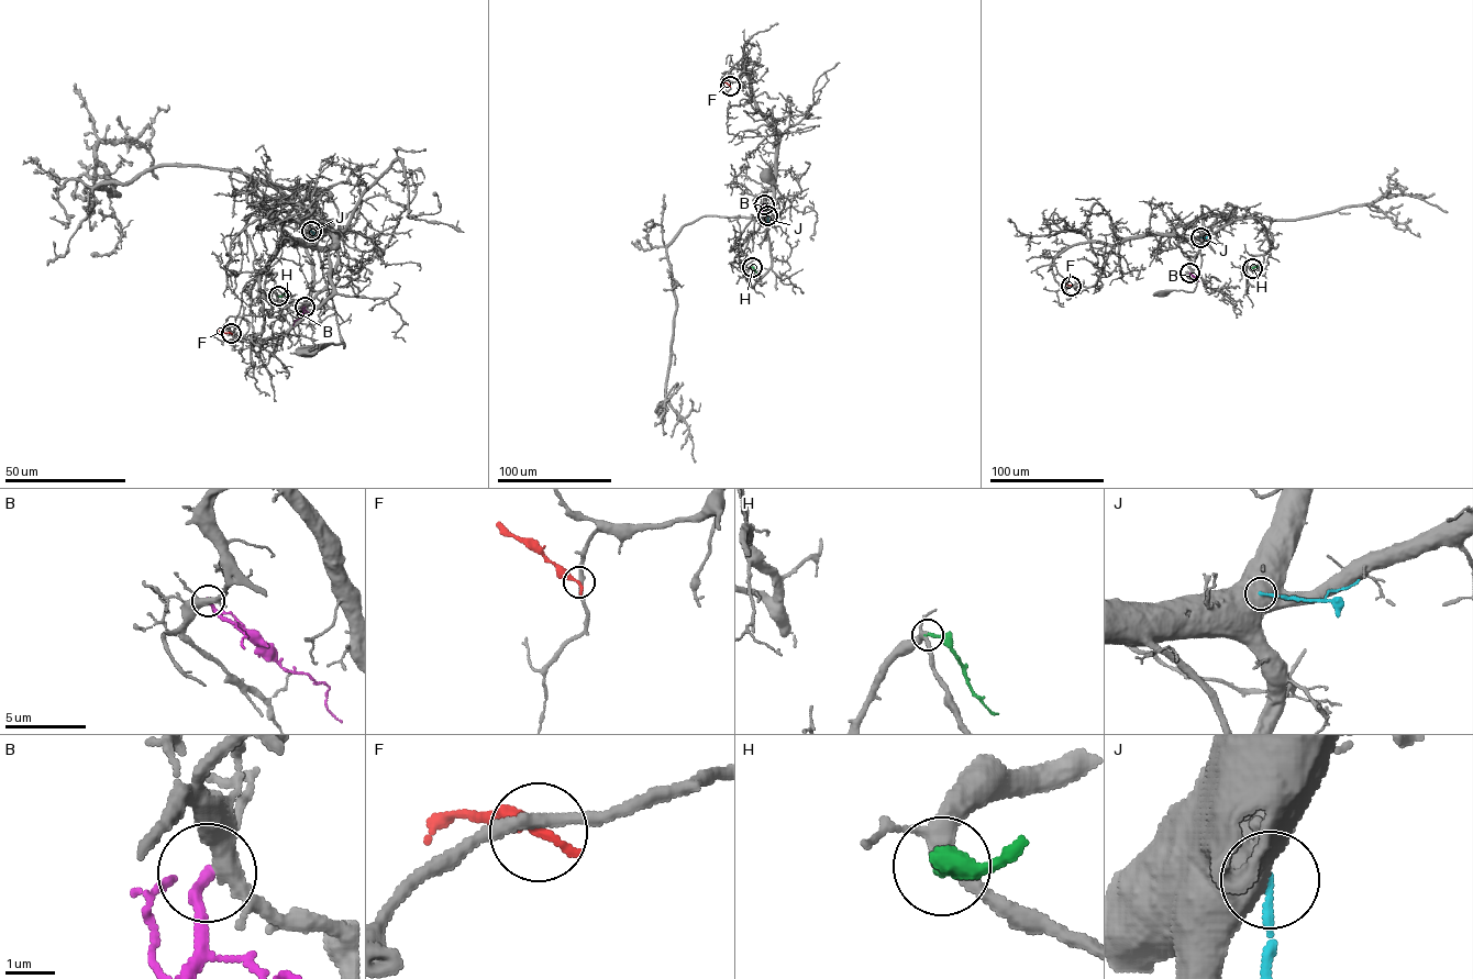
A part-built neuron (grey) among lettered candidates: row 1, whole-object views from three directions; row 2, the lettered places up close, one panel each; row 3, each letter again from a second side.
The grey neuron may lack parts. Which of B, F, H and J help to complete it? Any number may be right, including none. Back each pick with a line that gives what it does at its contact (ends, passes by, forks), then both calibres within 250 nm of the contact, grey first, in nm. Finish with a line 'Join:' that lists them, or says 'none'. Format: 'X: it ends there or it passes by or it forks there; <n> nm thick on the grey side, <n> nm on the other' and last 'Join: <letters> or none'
H: it ends there; 240 nm thick on the grey side, 240 nm on the other
Join: H

